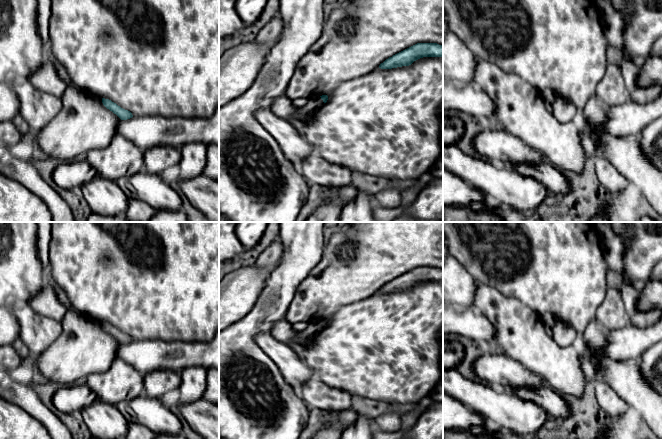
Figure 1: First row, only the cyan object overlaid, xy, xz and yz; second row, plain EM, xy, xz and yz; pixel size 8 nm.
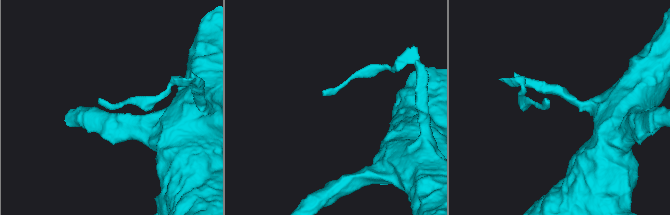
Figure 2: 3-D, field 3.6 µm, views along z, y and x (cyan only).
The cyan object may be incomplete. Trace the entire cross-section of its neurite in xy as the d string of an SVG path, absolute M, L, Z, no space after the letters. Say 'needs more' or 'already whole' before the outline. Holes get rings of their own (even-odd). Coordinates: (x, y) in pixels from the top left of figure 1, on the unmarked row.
already whole | M102 322L102 327L107 333L116 338L121 344L127 344L133 341L130 335L121 332L109 323Z

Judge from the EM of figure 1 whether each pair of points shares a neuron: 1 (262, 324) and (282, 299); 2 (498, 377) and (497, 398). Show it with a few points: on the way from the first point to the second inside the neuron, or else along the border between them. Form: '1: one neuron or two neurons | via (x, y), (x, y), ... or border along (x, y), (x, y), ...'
1: one neuron | via (263, 318), (276, 305)
2: two neurons | border along (483, 381), (508, 389)

